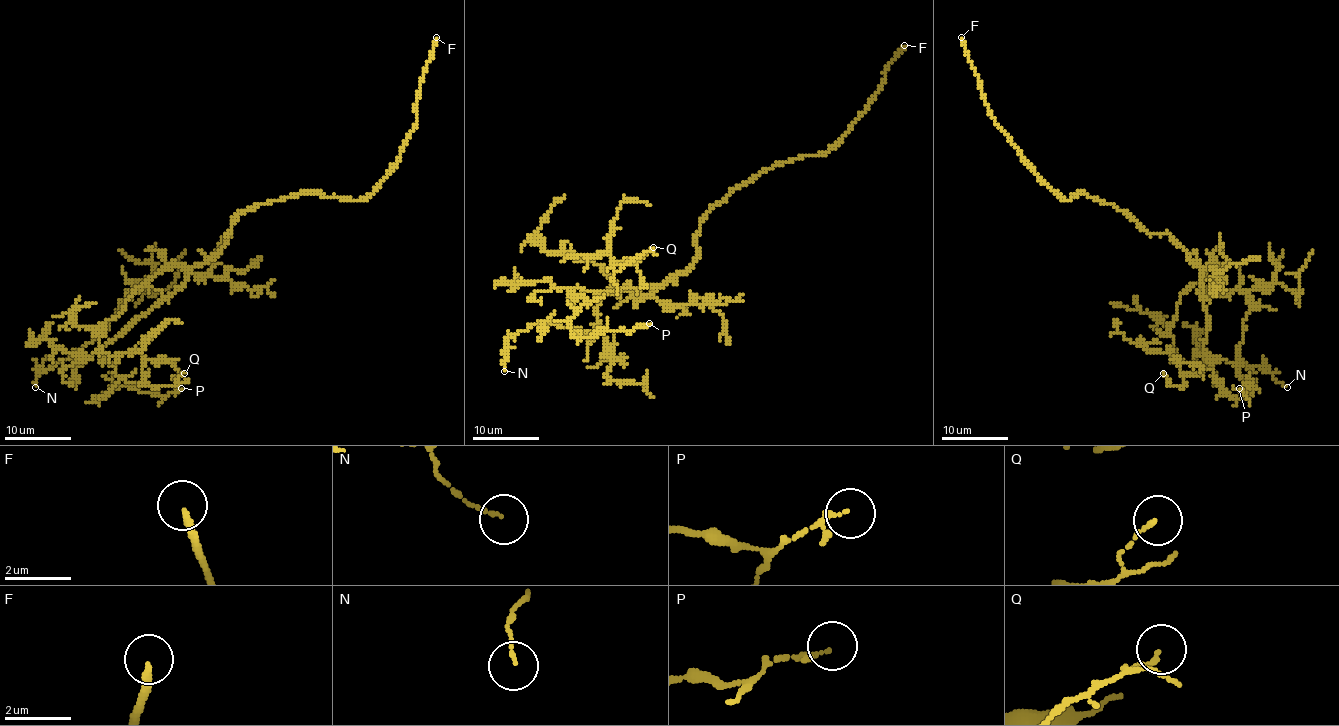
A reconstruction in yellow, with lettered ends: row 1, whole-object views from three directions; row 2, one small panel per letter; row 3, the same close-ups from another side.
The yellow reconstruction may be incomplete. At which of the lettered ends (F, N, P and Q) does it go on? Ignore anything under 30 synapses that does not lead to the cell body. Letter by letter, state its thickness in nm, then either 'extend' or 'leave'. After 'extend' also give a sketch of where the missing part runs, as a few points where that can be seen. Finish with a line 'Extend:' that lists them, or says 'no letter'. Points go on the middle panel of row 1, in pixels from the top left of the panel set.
F: 190 nm thick; extend
N: 90 nm thick; leave
P: 100 nm thick; leave
Q: 110 nm thick; leave
Extend: F

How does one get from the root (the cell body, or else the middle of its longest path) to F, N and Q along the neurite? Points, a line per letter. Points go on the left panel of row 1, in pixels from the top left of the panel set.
F: (232, 226), (245, 211), (298, 193), (365, 200), (399, 158), (414, 127), (416, 100), (436, 37)
N: (232, 226), (214, 256), (168, 266), (136, 294), (130, 291), (90, 342), (53, 367), (39, 365), (35, 387)
Q: (232, 226), (214, 256), (161, 269), (103, 324), (100, 348), (138, 352), (148, 385), (174, 387), (184, 373)

